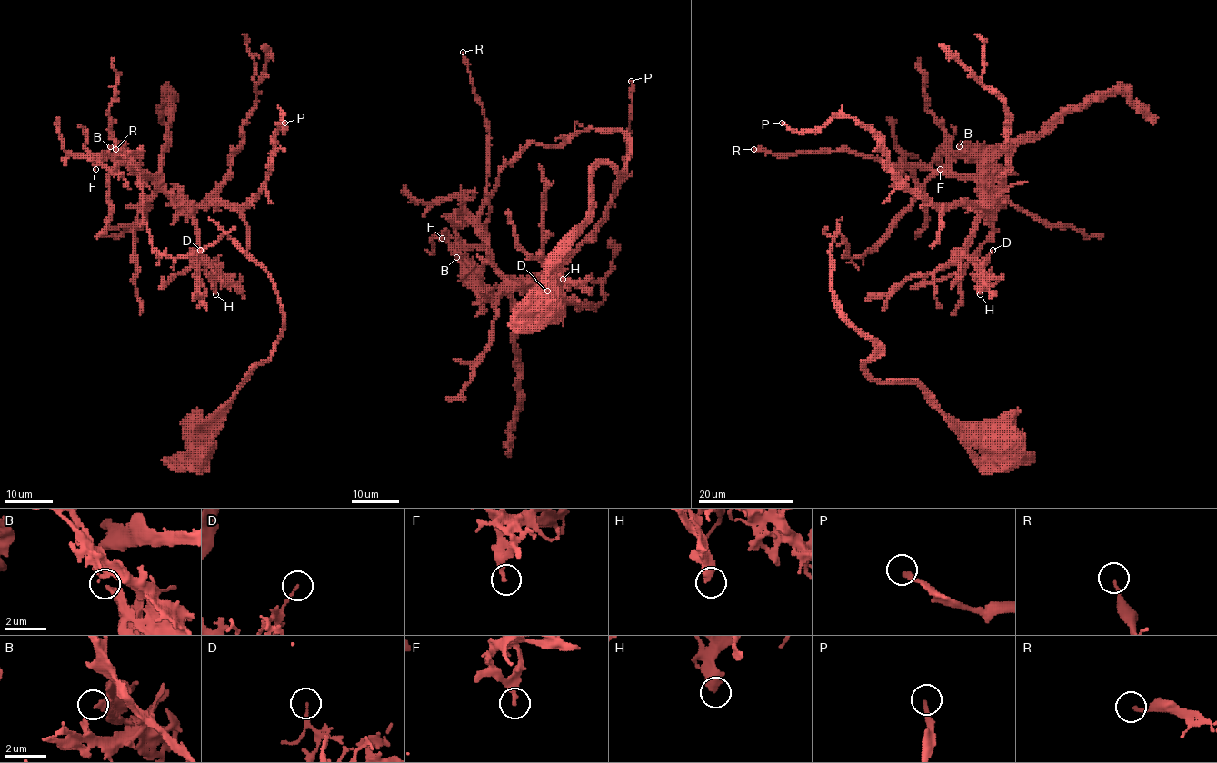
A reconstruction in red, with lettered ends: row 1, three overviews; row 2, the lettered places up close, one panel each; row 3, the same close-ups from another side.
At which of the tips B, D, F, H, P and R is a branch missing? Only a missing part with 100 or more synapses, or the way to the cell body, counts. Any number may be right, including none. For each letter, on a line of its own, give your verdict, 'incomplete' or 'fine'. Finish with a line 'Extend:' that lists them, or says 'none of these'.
B: fine
D: fine
F: fine
H: fine
P: fine
R: fine
Extend: none of these

